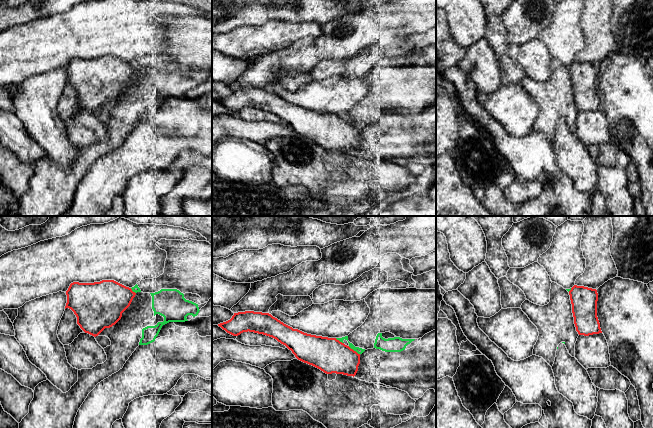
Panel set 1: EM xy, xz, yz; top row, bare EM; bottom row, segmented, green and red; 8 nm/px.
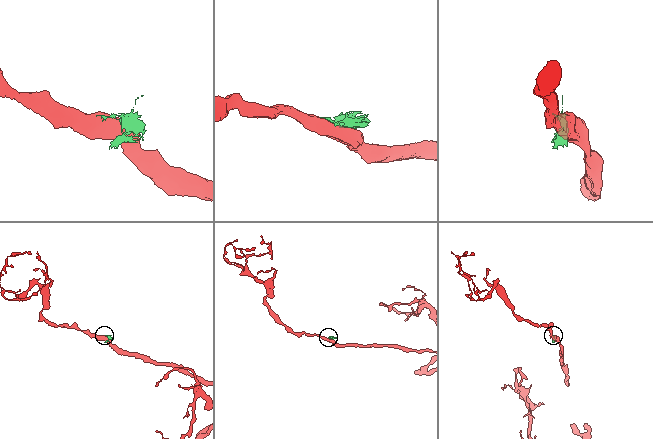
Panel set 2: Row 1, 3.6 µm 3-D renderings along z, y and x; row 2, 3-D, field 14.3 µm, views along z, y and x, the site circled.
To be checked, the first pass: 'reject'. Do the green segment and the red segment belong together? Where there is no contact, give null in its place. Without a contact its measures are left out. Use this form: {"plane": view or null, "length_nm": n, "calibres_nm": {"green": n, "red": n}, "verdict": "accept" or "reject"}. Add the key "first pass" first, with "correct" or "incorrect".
{"first pass": "correct", "plane": "xz", "length_nm": 120, "calibres_nm": {"green": 50, "red": 280}, "verdict": "reject"}

